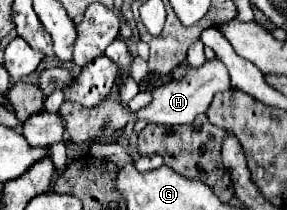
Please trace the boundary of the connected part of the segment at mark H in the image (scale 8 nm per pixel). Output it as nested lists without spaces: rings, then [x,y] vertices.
[[[215,58],[215,60],[207,60],[203,66],[199,68],[189,68],[187,74],[183,78],[175,78],[163,86],[153,88],[151,96],[151,104],[137,110],[135,118],[137,120],[145,120],[147,124],[159,124],[159,126],[173,126],[173,124],[189,124],[193,122],[199,114],[205,114],[213,96],[217,92],[229,90],[231,88],[231,78],[227,72],[227,66]]]

